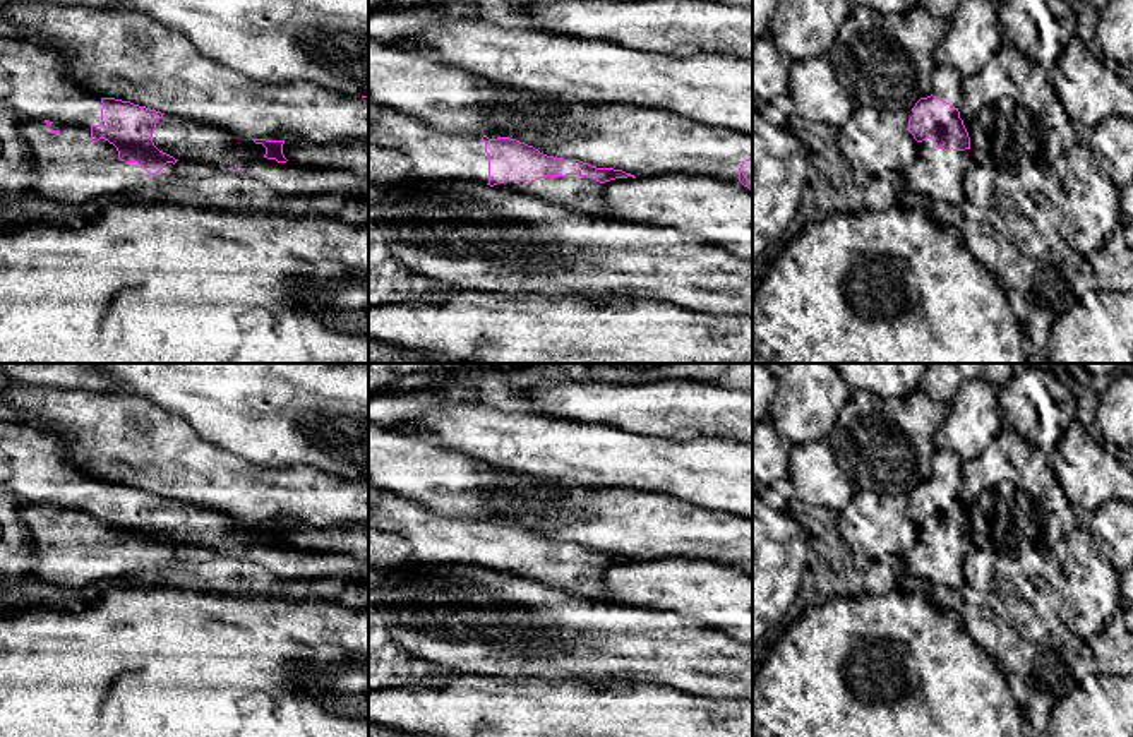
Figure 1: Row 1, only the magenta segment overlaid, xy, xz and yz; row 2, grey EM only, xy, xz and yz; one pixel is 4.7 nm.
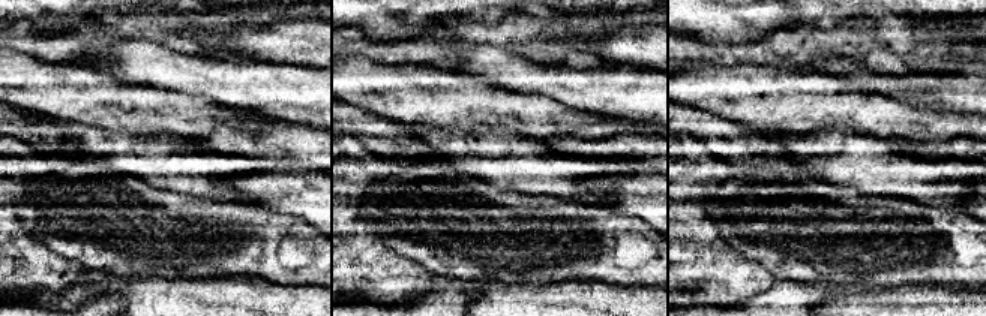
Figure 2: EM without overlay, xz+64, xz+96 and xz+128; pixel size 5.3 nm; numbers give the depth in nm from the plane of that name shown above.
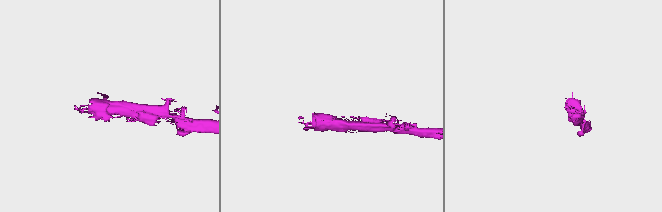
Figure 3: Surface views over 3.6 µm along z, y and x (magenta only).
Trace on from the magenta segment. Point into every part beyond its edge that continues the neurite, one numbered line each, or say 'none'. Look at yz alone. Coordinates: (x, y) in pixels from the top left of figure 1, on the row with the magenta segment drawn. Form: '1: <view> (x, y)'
1: yz (947, 83)

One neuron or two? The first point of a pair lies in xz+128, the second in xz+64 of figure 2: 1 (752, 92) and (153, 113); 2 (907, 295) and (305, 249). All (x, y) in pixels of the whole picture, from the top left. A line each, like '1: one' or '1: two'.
1: one
2: two

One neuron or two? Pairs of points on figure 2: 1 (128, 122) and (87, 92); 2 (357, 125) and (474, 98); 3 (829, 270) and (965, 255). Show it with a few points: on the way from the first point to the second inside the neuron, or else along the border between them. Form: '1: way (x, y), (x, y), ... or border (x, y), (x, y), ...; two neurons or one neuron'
1: way (117, 111), (113, 107), (104, 107), (98, 101); one neuron
2: border (350, 105), (384, 119); two neurons
3: way (863, 255), (931, 255); one neuron

